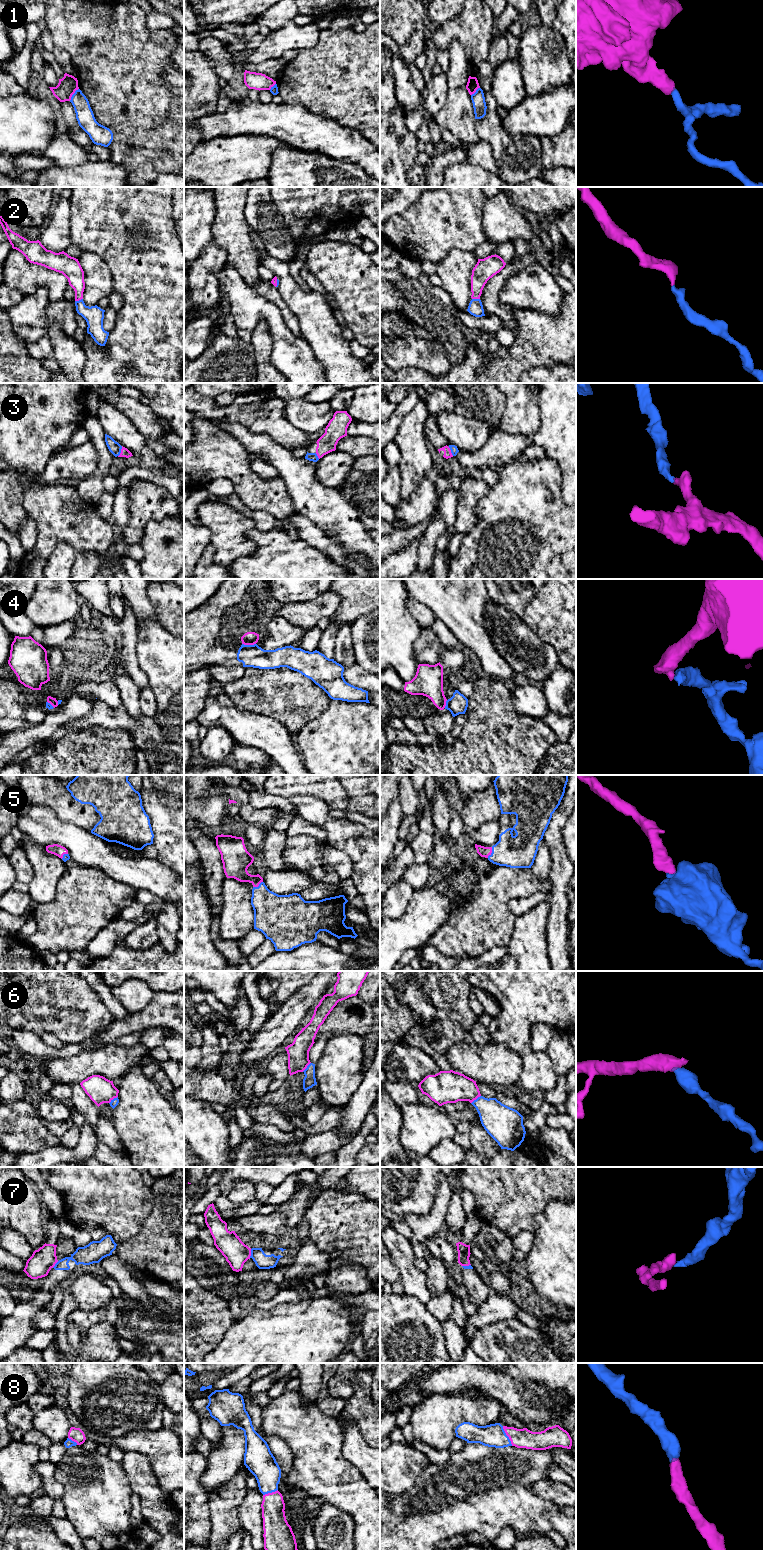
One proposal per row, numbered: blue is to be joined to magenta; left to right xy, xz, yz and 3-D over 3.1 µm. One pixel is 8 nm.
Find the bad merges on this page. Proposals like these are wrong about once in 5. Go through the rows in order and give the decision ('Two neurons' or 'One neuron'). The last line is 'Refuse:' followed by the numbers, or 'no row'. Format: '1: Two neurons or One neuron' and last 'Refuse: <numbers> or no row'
1: Two neurons
2: One neuron
3: One neuron
4: Two neurons
5: One neuron
6: Two neurons
7: Two neurons
8: One neuron
Refuse: 1, 4, 6, 7

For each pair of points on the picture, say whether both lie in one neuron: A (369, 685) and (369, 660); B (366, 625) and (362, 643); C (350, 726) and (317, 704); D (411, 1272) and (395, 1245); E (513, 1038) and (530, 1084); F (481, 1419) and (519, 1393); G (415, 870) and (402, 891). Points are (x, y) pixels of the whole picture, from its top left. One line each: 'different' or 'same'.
A: different
B: same
C: different
D: same
E: same
F: different
G: different

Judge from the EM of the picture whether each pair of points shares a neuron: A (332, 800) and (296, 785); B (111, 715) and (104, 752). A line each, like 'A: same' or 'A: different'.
A: same
B: different

